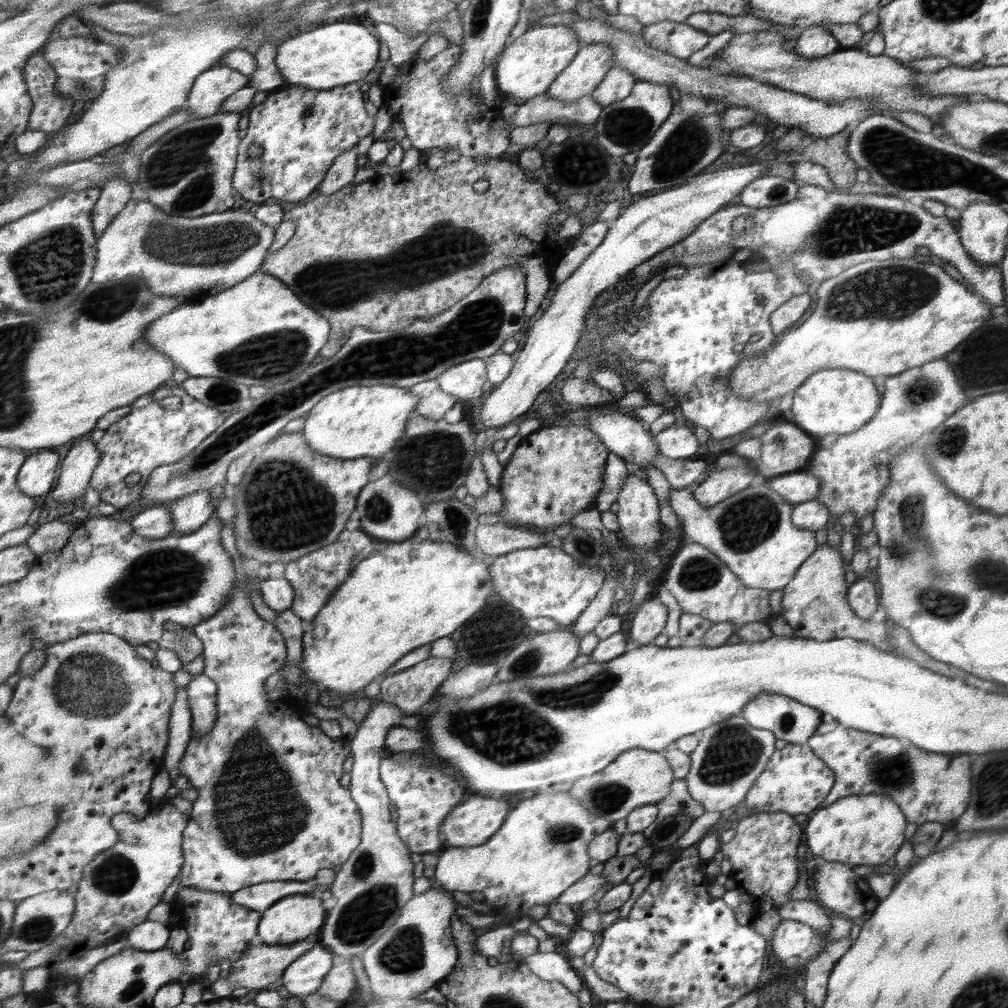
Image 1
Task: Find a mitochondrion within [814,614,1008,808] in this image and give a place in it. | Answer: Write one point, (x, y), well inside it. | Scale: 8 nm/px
(896, 772)

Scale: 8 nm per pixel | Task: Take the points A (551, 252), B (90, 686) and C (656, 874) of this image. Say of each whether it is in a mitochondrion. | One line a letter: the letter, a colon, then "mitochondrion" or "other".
A: other
B: mitochondrion
C: other

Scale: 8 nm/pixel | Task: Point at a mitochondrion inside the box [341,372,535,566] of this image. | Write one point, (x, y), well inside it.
(434, 458)

